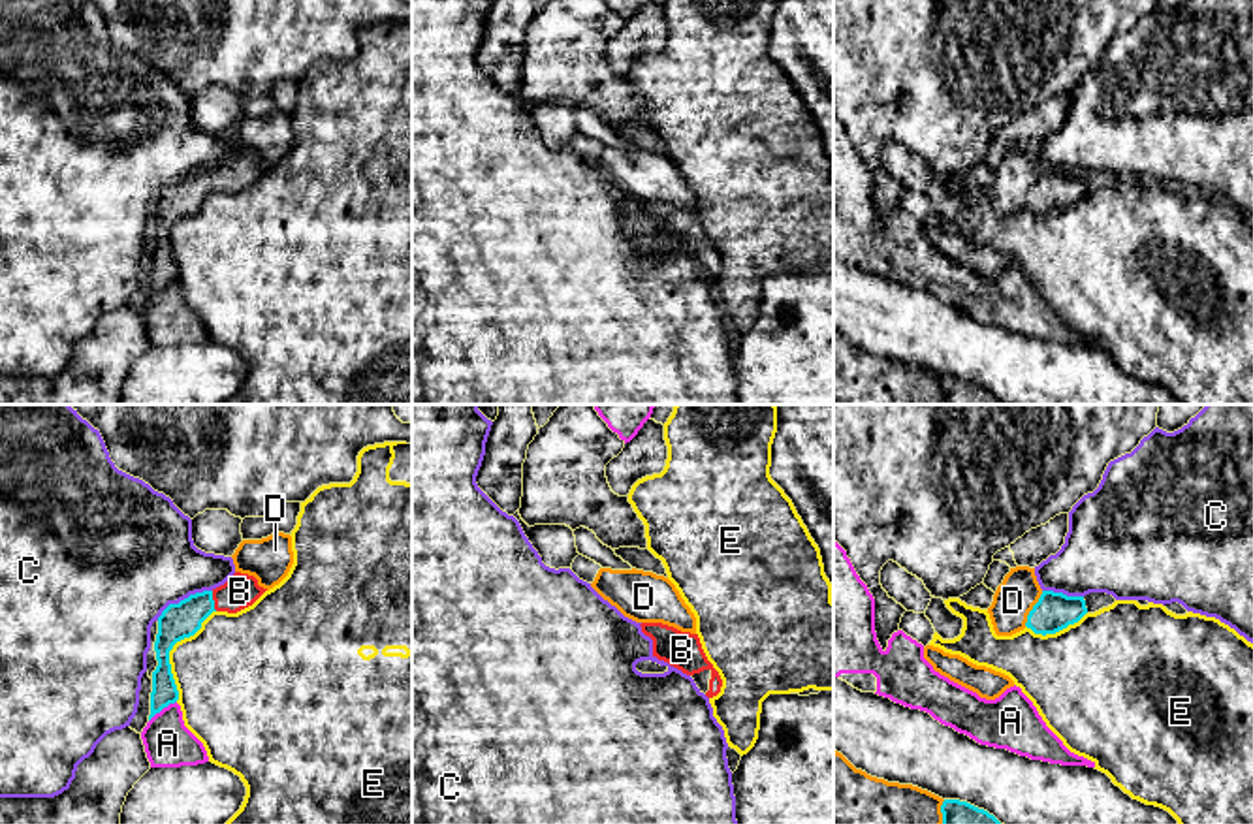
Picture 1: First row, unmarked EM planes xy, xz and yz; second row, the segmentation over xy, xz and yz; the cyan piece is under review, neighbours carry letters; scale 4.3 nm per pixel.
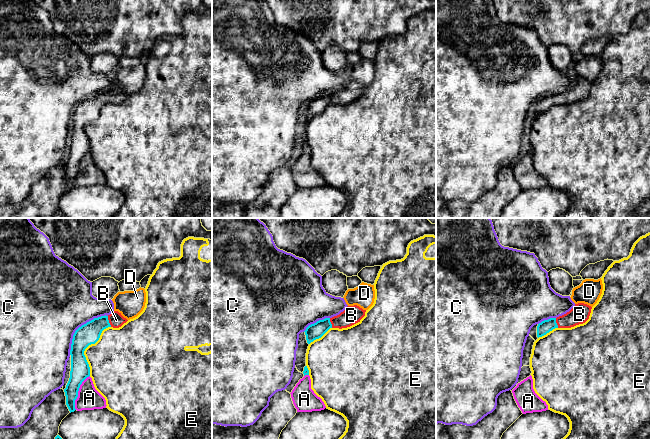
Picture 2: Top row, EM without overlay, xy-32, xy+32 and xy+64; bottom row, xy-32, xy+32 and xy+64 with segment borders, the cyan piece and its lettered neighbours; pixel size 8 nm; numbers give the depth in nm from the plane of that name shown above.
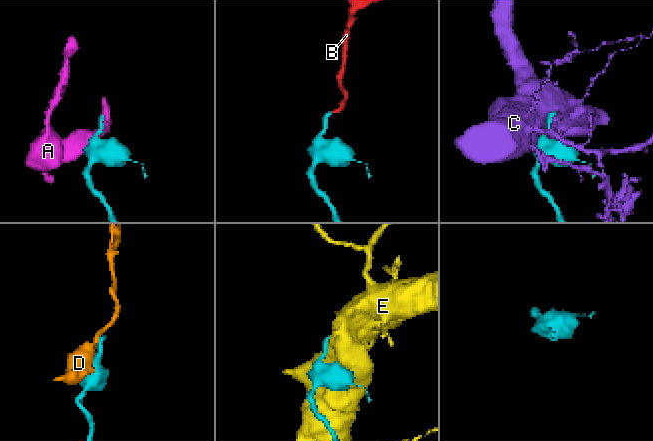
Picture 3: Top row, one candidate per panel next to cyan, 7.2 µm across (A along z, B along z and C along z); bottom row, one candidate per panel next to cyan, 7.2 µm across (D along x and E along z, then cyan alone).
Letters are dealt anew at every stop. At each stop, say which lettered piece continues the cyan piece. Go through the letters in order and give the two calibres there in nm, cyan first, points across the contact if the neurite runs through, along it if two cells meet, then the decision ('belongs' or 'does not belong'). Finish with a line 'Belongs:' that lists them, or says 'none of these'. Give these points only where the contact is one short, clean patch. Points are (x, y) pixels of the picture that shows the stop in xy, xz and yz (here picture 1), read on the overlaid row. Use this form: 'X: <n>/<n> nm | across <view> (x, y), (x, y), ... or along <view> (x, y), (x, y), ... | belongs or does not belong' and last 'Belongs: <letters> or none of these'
A: 110/200 nm | along xy (175, 700), (149, 721) | does not belong
B: 160/150 nm | across xy (177, 621), (213, 601), (239, 591) | belongs
C: 160/460 nm | along xy (211, 589), (190, 593), (172, 602), (157, 619) | does not belong
D: 160/170 nm | does not belong
E: 160/420 nm | does not belong
Belongs: B

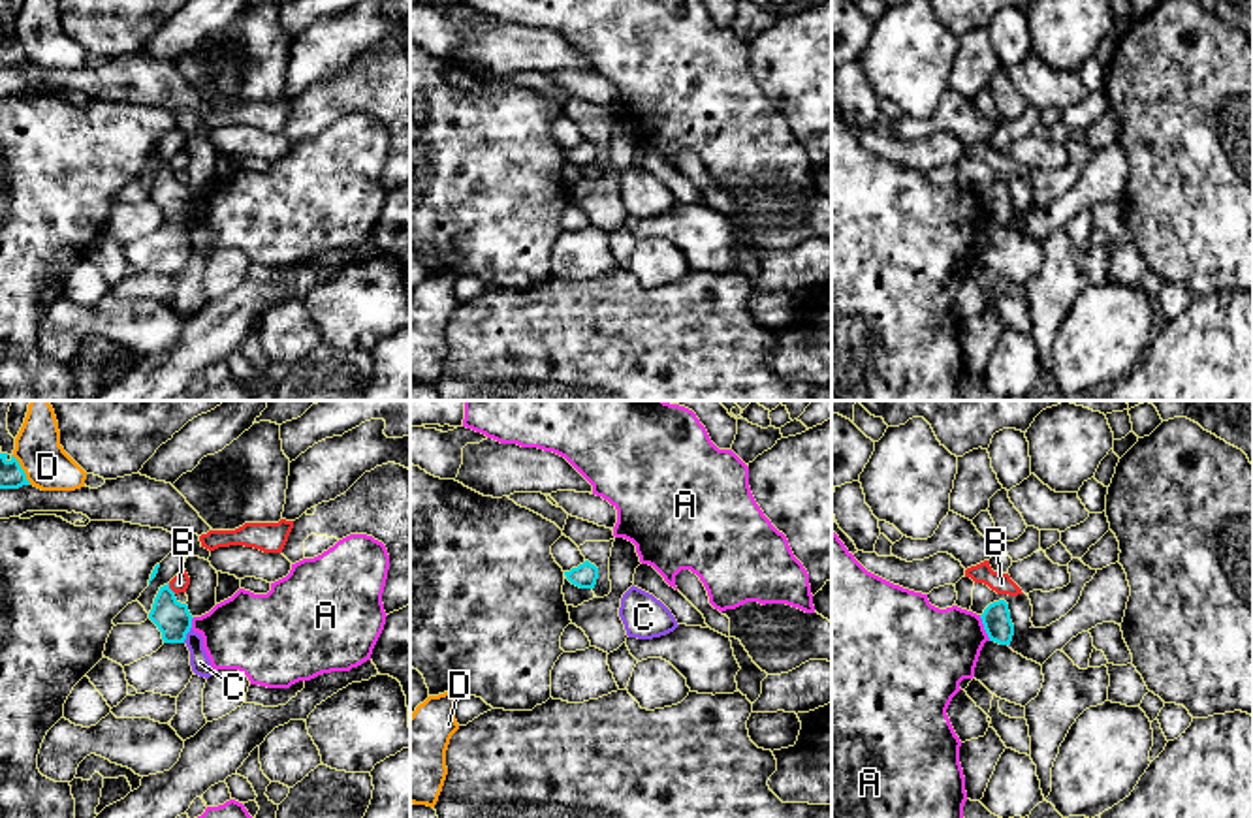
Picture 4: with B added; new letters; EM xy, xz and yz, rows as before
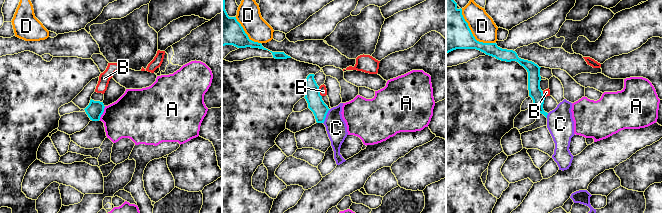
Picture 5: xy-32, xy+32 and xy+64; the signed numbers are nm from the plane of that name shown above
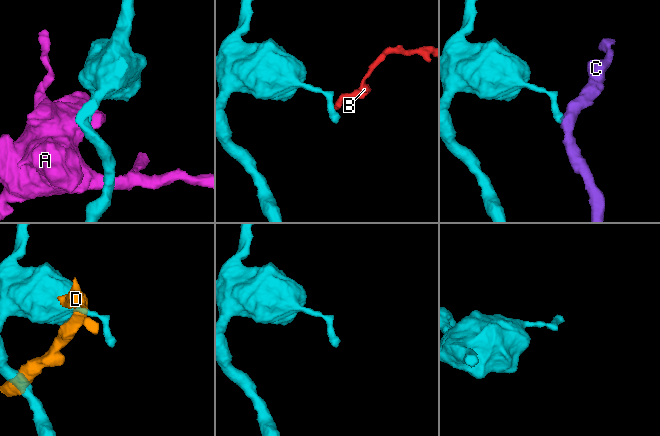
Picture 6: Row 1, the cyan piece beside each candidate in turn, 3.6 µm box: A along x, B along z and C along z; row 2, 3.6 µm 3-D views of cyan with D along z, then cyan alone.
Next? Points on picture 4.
A: 120/360 nm | does not belong
B: 150/80 nm | along xy (168, 583), (175, 593) | does not belong
C: 150/90 nm | along xy (190, 627), (183, 642) | does not belong
D: 110/200 nm | does not belong
Belongs: none of these

